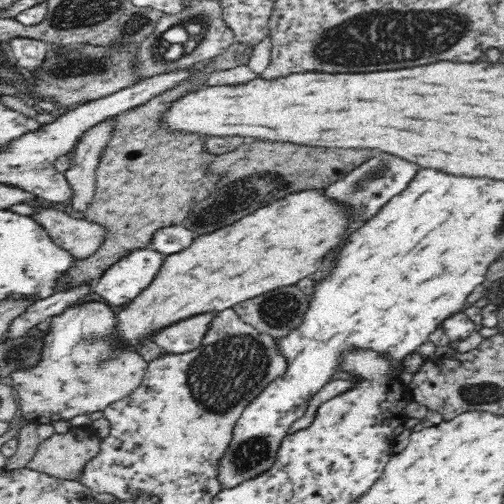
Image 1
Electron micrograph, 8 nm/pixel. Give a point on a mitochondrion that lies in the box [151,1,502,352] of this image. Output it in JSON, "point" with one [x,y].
{"point":[371,38]}

